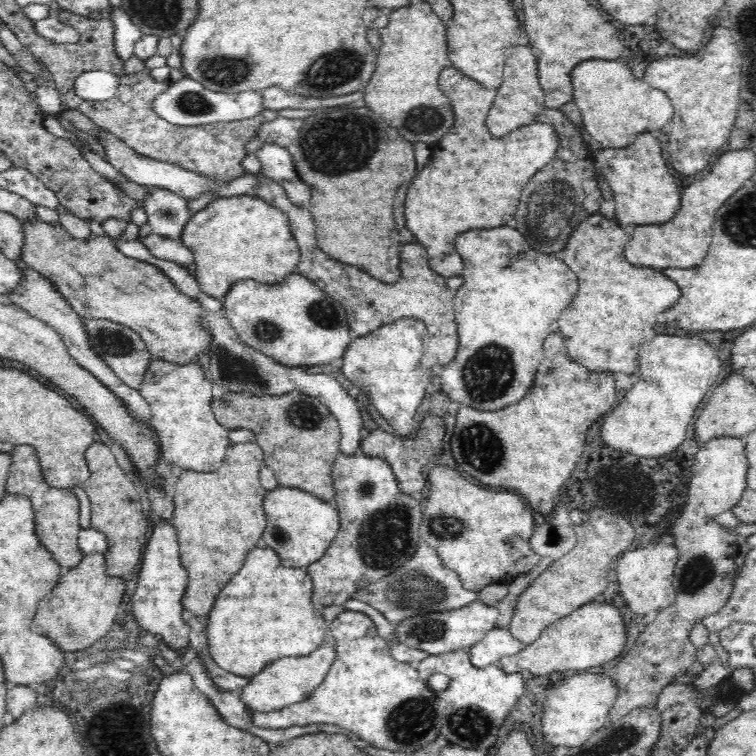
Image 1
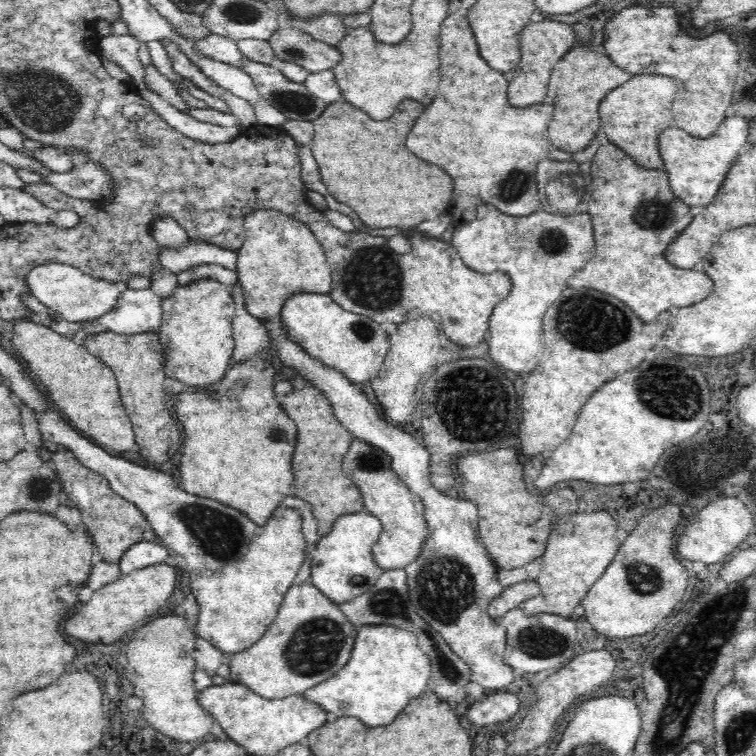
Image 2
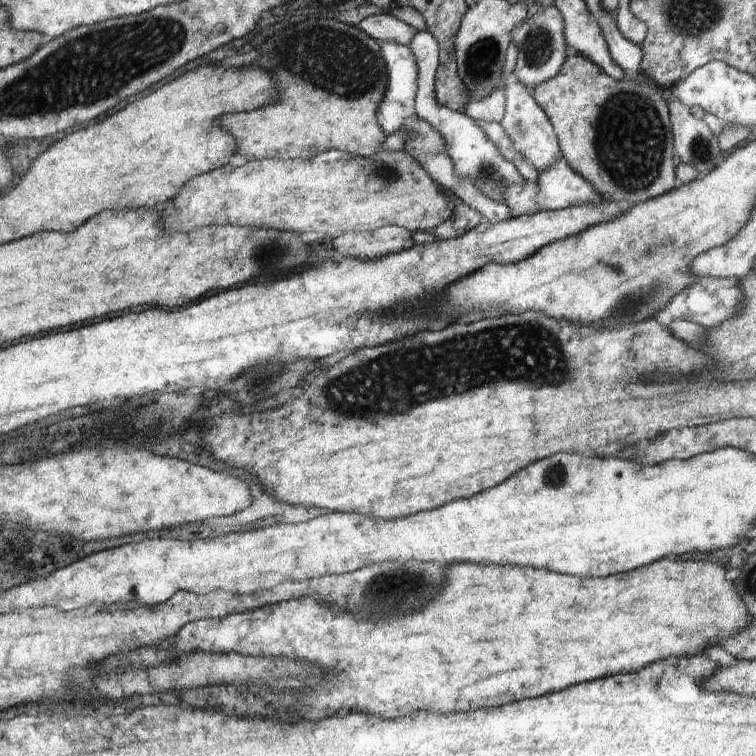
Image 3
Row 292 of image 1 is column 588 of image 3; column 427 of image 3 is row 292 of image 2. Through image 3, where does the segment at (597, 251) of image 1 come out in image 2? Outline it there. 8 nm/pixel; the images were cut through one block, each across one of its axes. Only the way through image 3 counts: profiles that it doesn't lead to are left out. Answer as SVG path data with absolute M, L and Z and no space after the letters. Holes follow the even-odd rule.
M608 143L604 144L604 146L599 146L594 154L591 161L591 173L589 179L593 181L593 194L591 195L589 208L586 208L584 212L588 210L594 224L594 232L596 232L596 252L594 252L594 258L588 260L588 264L584 266L584 270L576 272L576 274L568 280L568 286L572 286L572 288L582 288L582 286L584 286L584 288L600 290L600 292L604 292L604 294L612 294L612 296L616 296L618 300L622 300L624 304L628 304L632 310L636 310L636 314L638 314L644 322L652 322L652 320L656 320L658 315L661 312L664 312L664 310L668 311L678 307L690 306L704 300L709 294L712 294L713 280L701 268L695 267L692 269L681 269L680 267L675 267L672 263L668 262L668 259L664 256L666 246L672 244L672 242L680 236L680 232L682 232L682 230L692 222L692 218L694 218L694 216L690 214L690 208L688 208L680 198L676 198L676 196L672 194L667 172L646 169L643 166L636 164L636 161L634 161L630 155L626 154L619 146L614 146L614 144Z

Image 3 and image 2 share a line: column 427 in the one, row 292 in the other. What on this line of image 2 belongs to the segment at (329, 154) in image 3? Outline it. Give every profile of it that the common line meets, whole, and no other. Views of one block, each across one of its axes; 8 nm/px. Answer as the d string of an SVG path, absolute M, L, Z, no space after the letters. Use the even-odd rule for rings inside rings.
M200 279L186 286L178 285L168 297L161 299L162 318L159 338L164 347L165 373L169 379L180 380L188 386L212 387L220 382L230 367L235 347L232 332L232 318L235 314L235 302L231 287L214 279Z

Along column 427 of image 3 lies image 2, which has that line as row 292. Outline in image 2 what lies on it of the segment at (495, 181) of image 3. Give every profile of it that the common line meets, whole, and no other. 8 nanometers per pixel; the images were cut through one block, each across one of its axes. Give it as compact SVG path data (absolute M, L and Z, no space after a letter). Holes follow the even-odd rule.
M48 262L35 266L27 276L27 285L30 292L60 317L70 322L85 321L104 316L113 309L116 301L127 288L126 281L108 282L98 280L84 274L71 264Z

